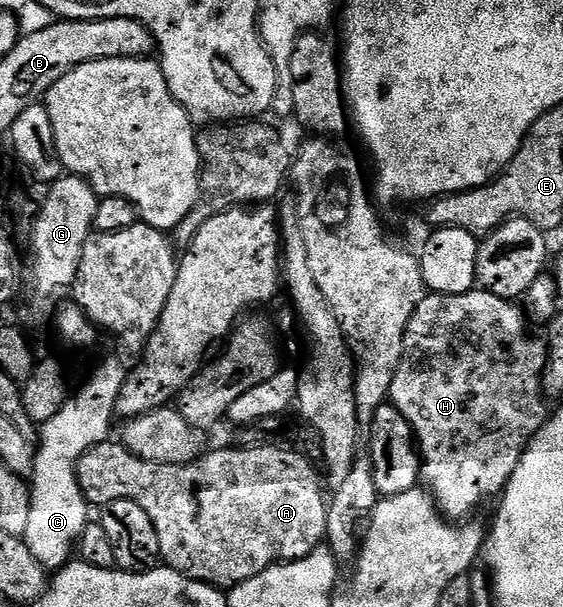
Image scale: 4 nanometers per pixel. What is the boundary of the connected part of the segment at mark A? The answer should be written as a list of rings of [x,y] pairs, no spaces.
[[[120,442],[97,444],[78,460],[78,485],[82,493],[86,495],[86,503],[91,506],[97,506],[97,504],[105,506],[114,500],[131,500],[136,502],[136,506],[144,506],[148,518],[152,518],[152,522],[156,526],[156,536],[160,538],[160,550],[162,551],[161,563],[165,567],[176,570],[193,580],[211,584],[214,588],[229,590],[235,588],[237,584],[248,582],[248,578],[256,578],[256,574],[268,570],[273,564],[281,564],[287,560],[299,560],[312,554],[312,550],[323,547],[326,538],[326,510],[328,507],[327,497],[325,495],[322,497],[323,481],[320,479],[319,469],[318,472],[314,469],[317,467],[303,452],[290,446],[285,446],[286,448],[270,448],[271,446],[233,447],[222,448],[219,452],[207,451],[191,464],[157,464],[132,454]]]

